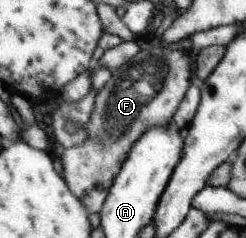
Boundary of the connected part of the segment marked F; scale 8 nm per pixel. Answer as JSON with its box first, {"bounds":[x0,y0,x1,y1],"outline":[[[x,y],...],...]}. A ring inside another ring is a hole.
{"bounds":[59,40,190,213],"outline":[[[153,40],[151,49],[141,49],[124,68],[111,70],[112,77],[96,95],[94,111],[84,125],[88,139],[82,145],[64,148],[59,157],[66,185],[88,212],[100,213],[114,179],[114,167],[122,165],[135,140],[150,127],[172,122],[174,113],[190,87],[189,52],[172,50]]]}

